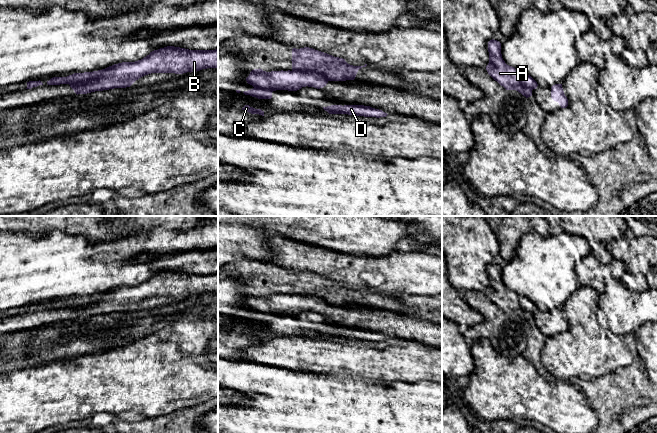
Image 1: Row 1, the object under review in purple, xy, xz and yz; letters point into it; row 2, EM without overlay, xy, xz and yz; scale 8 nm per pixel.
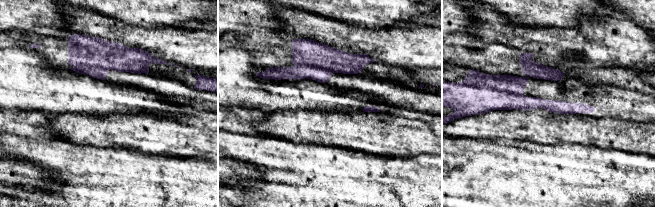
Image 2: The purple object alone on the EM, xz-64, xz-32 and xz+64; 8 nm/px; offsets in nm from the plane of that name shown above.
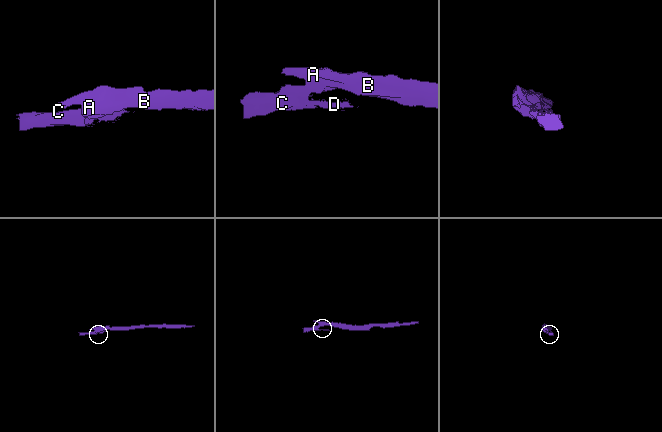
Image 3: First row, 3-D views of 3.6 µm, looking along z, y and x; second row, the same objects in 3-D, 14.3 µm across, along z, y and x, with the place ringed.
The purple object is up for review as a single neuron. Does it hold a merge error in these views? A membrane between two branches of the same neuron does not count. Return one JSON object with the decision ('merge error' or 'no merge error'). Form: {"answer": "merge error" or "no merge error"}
{"answer": "merge error"}

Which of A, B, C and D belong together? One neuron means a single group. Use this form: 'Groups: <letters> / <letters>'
Groups: A B / C D

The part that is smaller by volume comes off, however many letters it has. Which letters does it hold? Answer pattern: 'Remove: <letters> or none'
Remove: C, D

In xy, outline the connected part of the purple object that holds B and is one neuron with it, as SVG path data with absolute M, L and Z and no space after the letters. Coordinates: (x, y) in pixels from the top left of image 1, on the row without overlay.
M167 270L150 276L141 284L122 286L93 295L95 301L91 305L69 309L77 319L87 318L130 311L136 304L151 297L183 298L207 292L218 292L218 273L189 274Z

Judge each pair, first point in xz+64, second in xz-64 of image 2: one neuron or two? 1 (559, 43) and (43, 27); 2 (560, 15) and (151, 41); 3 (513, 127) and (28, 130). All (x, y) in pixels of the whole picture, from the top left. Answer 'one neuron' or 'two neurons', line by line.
1: two neurons
2: two neurons
3: two neurons

